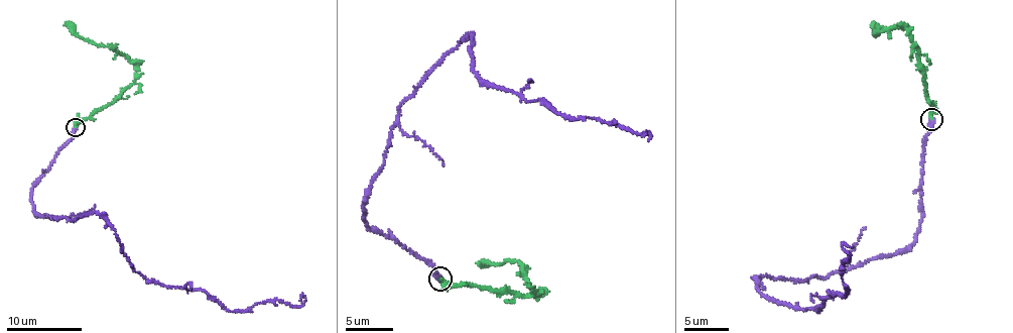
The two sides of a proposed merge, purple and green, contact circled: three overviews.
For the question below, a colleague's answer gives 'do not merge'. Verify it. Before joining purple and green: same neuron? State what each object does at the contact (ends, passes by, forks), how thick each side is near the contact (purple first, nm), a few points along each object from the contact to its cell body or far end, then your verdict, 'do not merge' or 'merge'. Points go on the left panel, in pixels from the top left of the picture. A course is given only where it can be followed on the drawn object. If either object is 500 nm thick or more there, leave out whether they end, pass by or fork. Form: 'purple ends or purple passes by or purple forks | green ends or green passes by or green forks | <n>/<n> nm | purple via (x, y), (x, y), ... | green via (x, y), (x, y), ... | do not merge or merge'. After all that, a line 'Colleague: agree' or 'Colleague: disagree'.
purple ends | green ends | 400/280 nm | purple via (75, 127), (32, 188), (32, 211), (74, 220), (98, 214), (147, 281), (202, 290), (228, 311), (304, 301) | green via (75, 127), (114, 103), (132, 84), (135, 67), (127, 57), (85, 40), (66, 21) | do not merge
Colleague: agree

